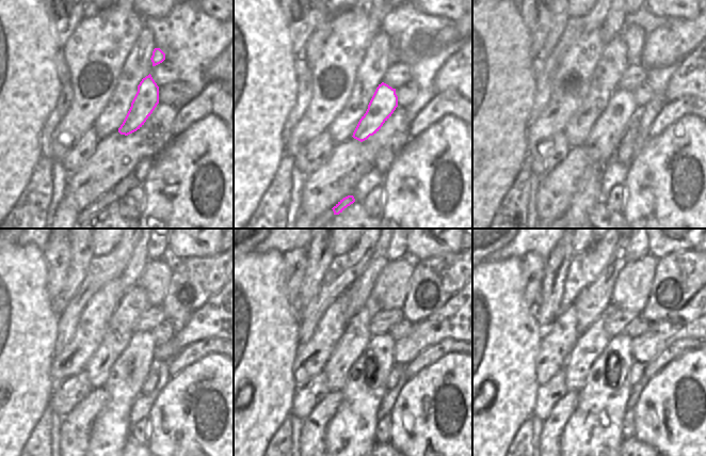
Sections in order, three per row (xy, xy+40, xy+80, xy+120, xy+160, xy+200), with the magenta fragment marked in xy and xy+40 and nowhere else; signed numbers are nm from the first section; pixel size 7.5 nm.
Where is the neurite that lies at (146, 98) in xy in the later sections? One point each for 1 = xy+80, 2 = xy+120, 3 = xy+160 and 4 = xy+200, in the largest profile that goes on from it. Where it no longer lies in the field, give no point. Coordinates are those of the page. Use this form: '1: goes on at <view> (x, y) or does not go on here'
1: goes on at xy+80 (605, 137)
2: goes on at xy+120 (111, 429)
3: goes on at xy+160 (350, 440)
4: goes on at xy+200 (590, 443)

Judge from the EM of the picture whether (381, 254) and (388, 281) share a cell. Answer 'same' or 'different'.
different

